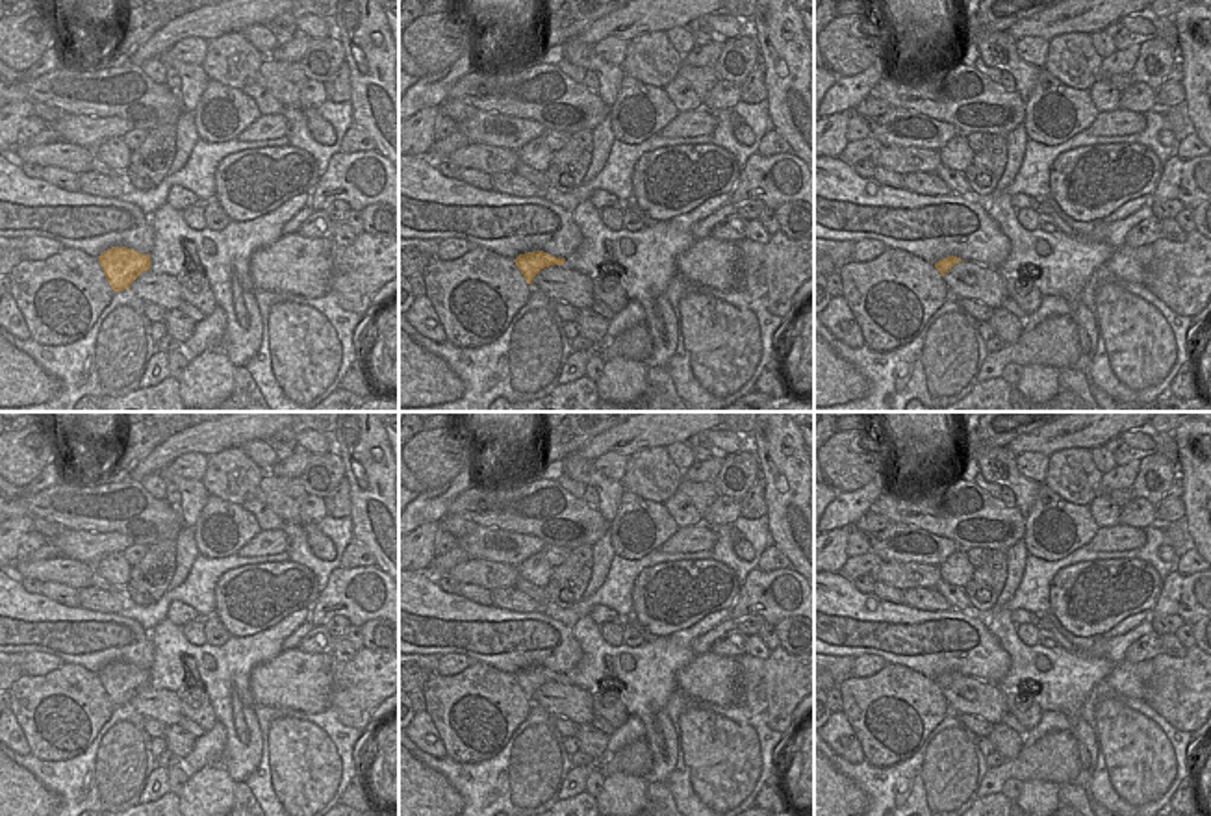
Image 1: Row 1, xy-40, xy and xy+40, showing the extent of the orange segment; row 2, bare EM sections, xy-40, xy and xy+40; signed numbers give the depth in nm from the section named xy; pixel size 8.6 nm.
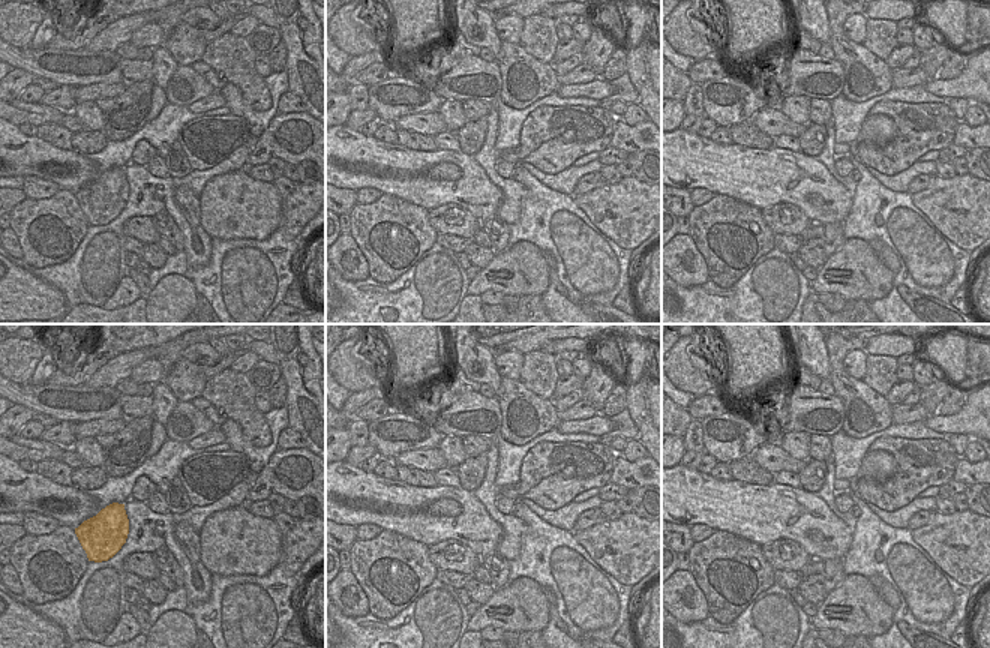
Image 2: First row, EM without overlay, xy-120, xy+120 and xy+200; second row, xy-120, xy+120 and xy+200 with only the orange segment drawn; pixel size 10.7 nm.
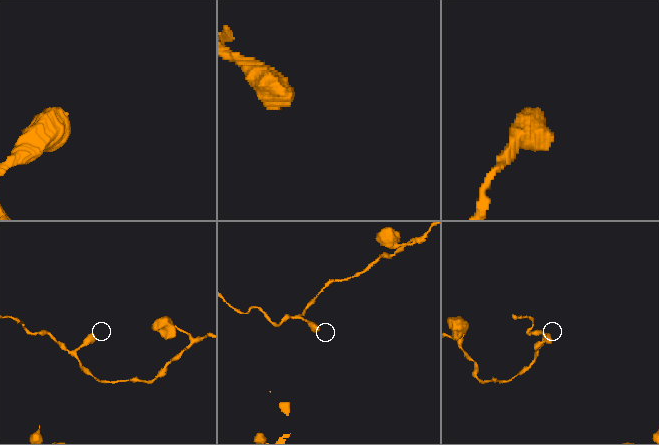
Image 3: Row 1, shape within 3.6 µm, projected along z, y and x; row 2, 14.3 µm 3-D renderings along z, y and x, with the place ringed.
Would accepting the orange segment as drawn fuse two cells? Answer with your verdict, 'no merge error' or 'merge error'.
merge error

